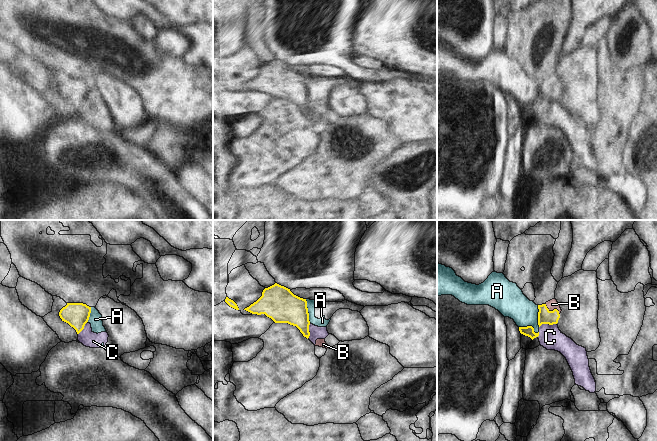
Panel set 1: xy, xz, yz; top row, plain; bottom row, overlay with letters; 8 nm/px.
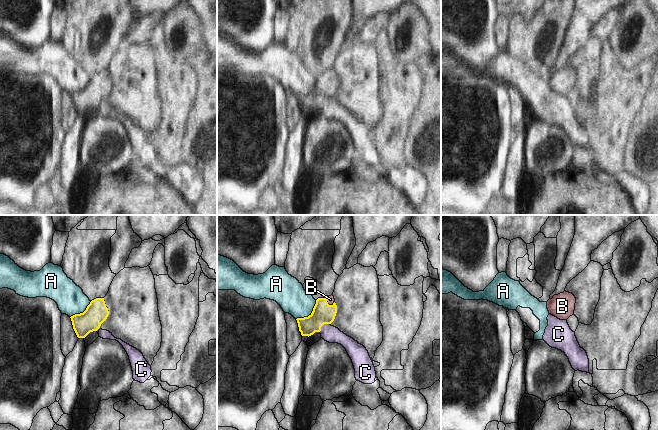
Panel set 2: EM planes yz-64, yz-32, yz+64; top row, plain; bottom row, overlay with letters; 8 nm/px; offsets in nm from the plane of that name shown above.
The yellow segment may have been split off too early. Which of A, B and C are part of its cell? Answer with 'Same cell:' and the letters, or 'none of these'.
Same cell: B

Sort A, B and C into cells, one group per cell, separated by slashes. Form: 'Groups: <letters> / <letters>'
Groups: A C / B

